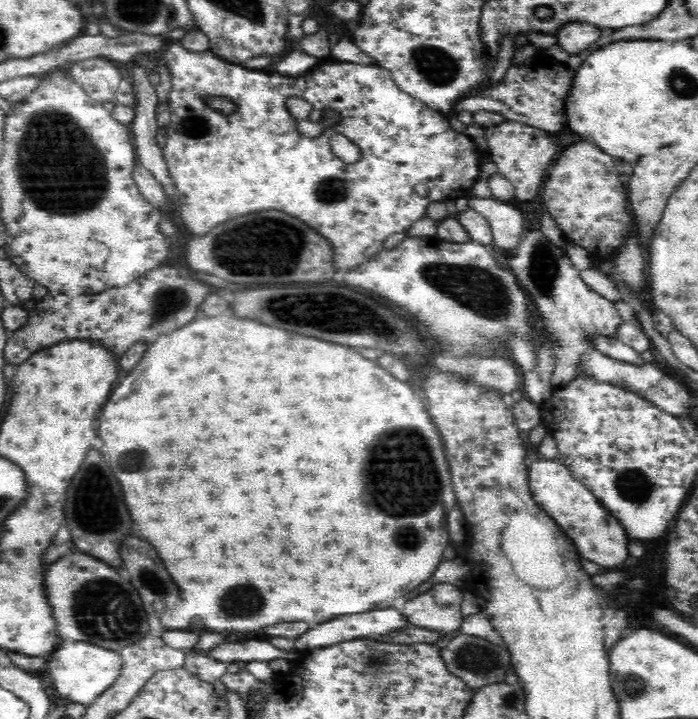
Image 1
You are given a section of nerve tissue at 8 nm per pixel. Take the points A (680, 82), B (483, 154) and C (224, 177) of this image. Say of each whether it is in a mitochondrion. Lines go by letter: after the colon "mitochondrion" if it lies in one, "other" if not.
A: mitochondrion
B: other
C: other

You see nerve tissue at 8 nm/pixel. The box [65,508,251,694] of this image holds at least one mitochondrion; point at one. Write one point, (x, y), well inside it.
(103, 610)

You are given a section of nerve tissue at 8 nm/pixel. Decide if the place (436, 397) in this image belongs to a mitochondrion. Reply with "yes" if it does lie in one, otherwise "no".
no

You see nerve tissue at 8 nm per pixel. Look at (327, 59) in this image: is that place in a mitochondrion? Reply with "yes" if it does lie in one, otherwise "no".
no

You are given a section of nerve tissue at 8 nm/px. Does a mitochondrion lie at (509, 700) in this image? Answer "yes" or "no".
yes

